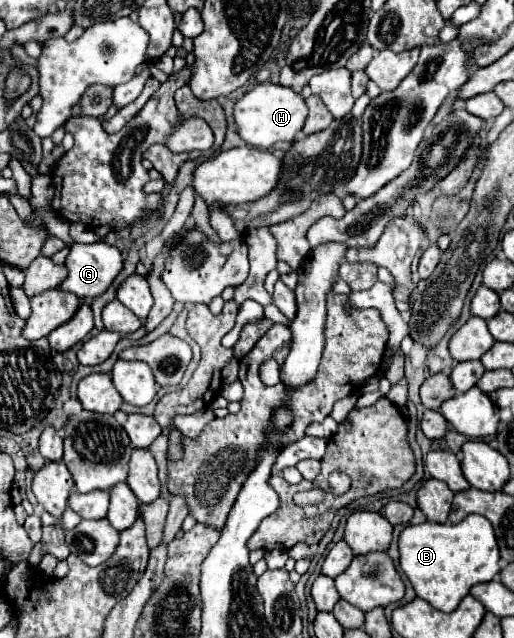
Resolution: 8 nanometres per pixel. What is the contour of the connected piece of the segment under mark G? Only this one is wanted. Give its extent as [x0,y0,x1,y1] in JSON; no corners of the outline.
[60,241,122,299]

